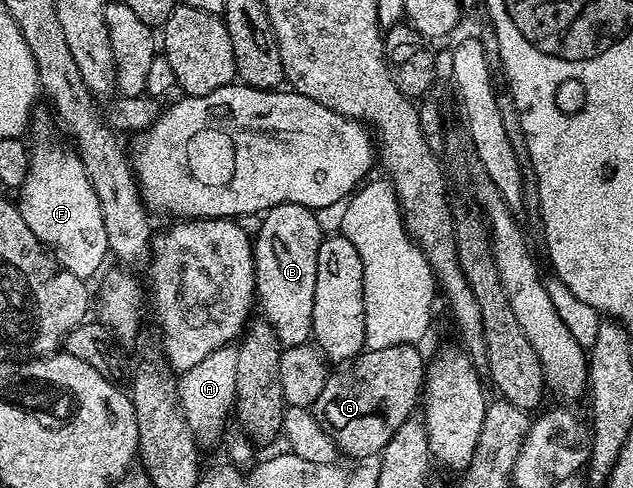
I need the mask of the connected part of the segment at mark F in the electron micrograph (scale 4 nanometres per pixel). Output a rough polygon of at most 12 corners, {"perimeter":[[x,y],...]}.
{"perimeter":[[32,114],[17,207],[63,269],[90,279],[110,253],[77,152]]}

